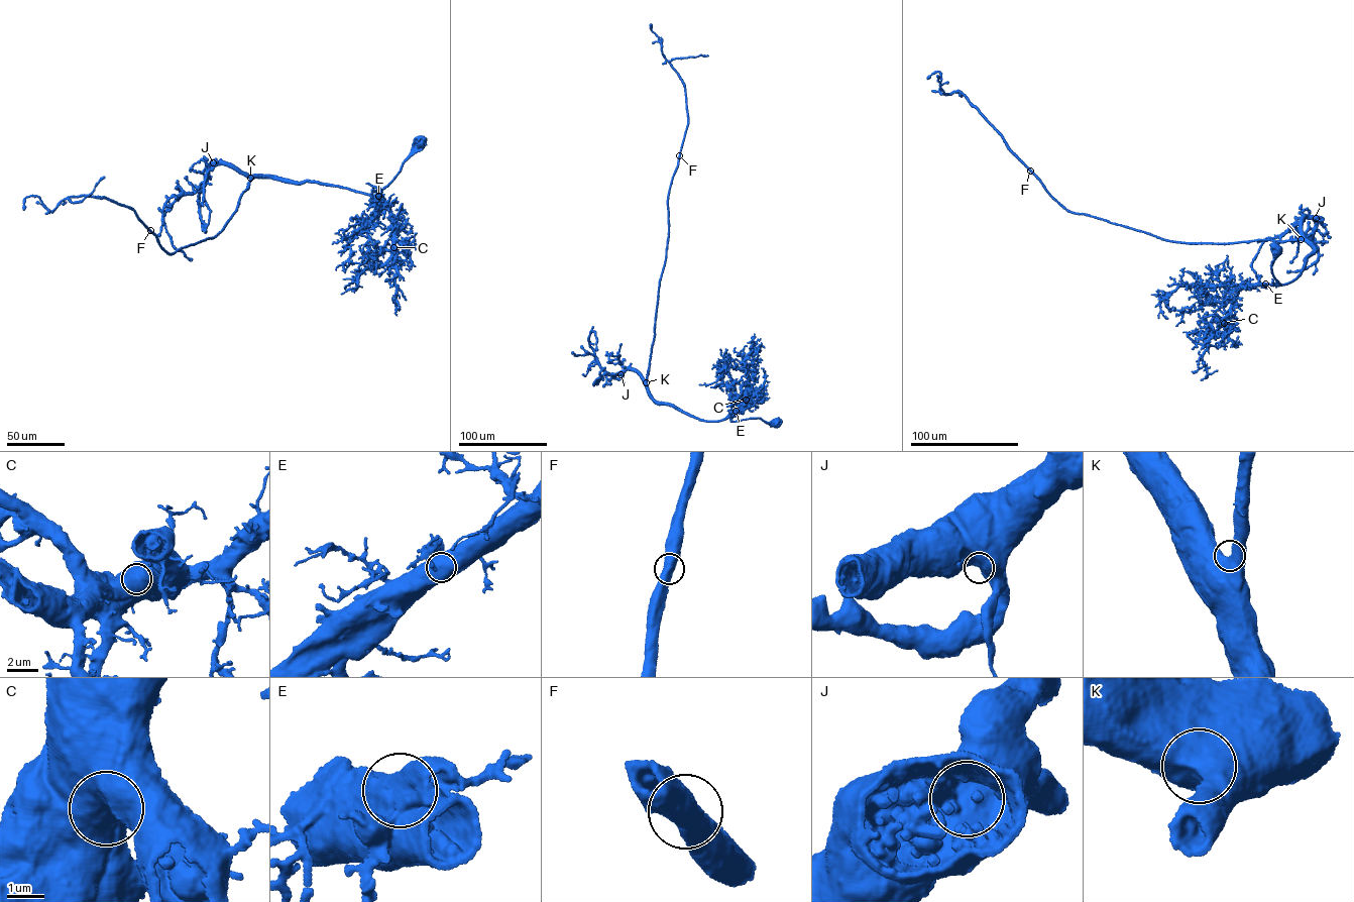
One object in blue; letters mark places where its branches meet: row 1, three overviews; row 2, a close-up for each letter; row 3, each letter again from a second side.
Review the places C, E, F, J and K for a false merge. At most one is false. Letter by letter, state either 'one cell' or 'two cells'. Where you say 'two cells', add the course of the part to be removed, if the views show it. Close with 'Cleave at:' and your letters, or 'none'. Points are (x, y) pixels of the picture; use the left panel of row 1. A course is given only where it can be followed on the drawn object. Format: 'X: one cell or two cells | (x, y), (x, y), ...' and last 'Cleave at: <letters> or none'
C: one cell
E: one cell
F: one cell
J: one cell
K: one cell
Cleave at: none

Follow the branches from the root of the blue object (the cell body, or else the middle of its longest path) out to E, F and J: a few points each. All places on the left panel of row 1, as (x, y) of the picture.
E: (420, 141), (418, 149), (403, 163), (395, 179), (375, 194), (378, 196)
F: (420, 141), (395, 179), (374, 195), (316, 182), (255, 177), (222, 230), (211, 238), (170, 254), (150, 230)
J: (420, 141), (418, 149), (403, 163), (395, 179), (374, 195), (316, 182), (257, 178), (213, 162)

